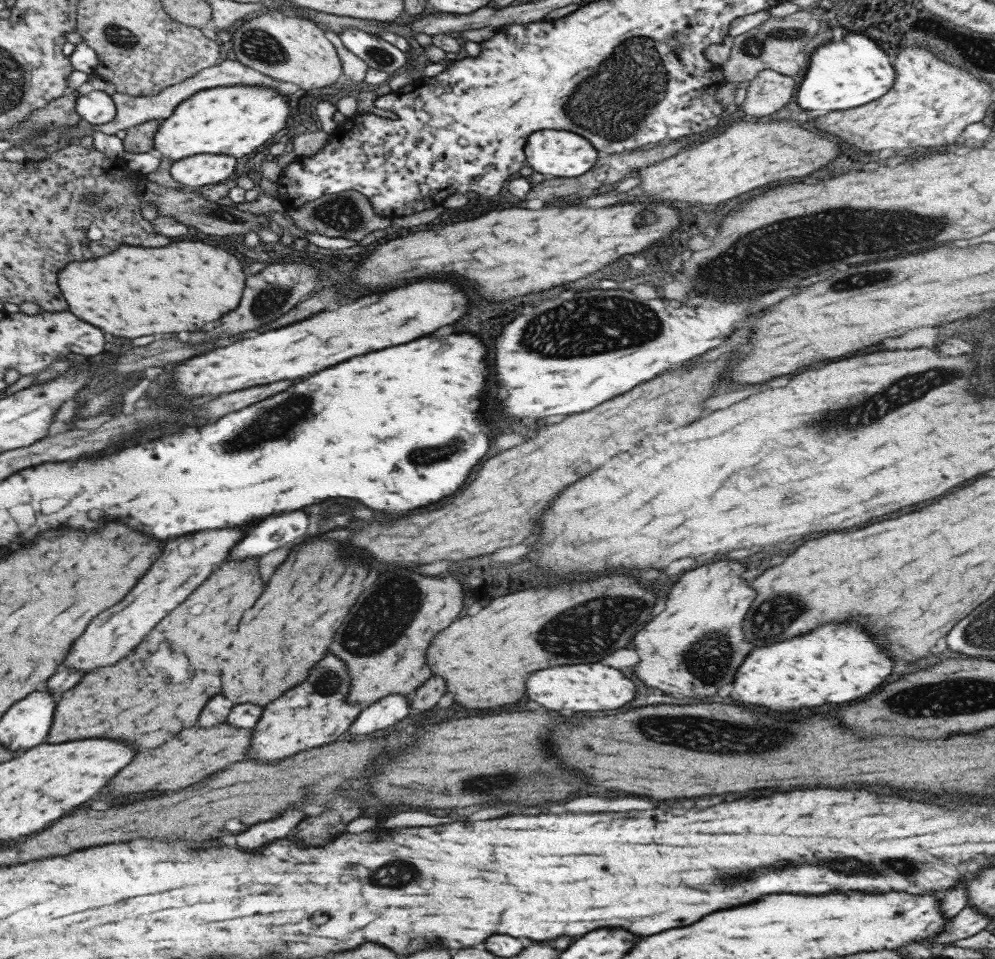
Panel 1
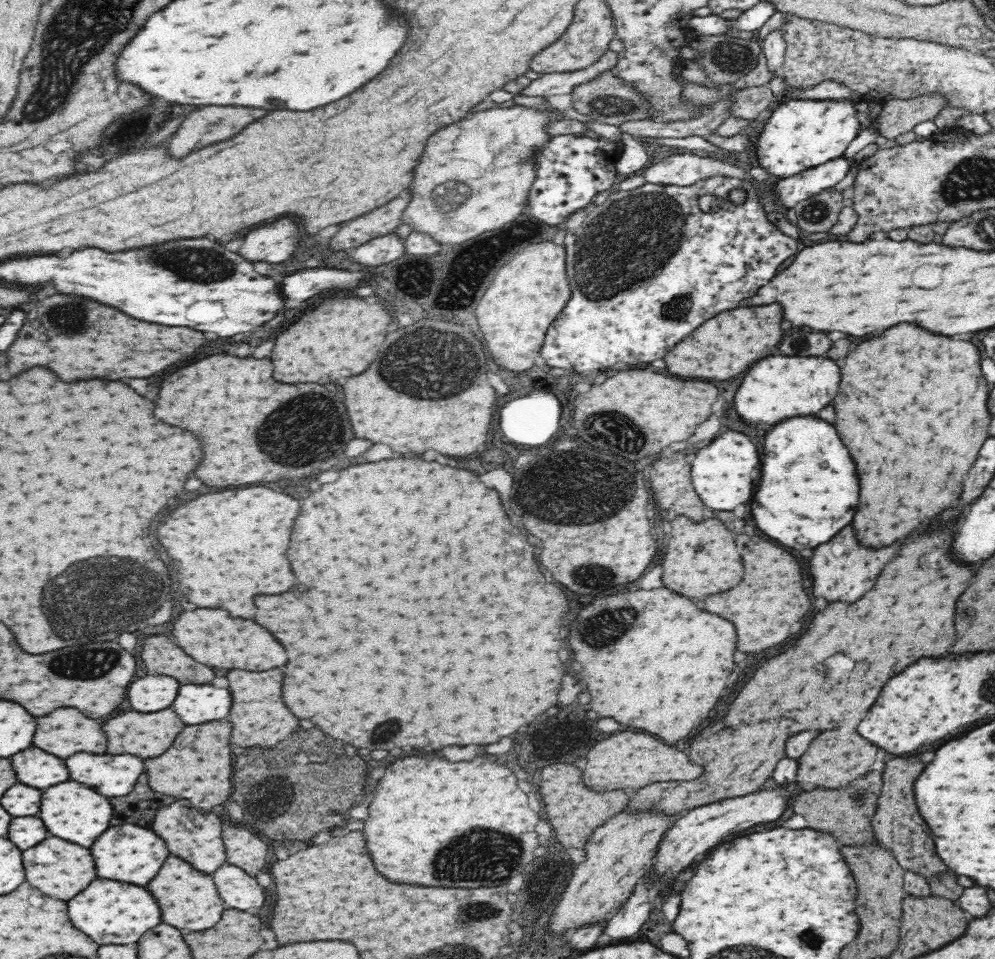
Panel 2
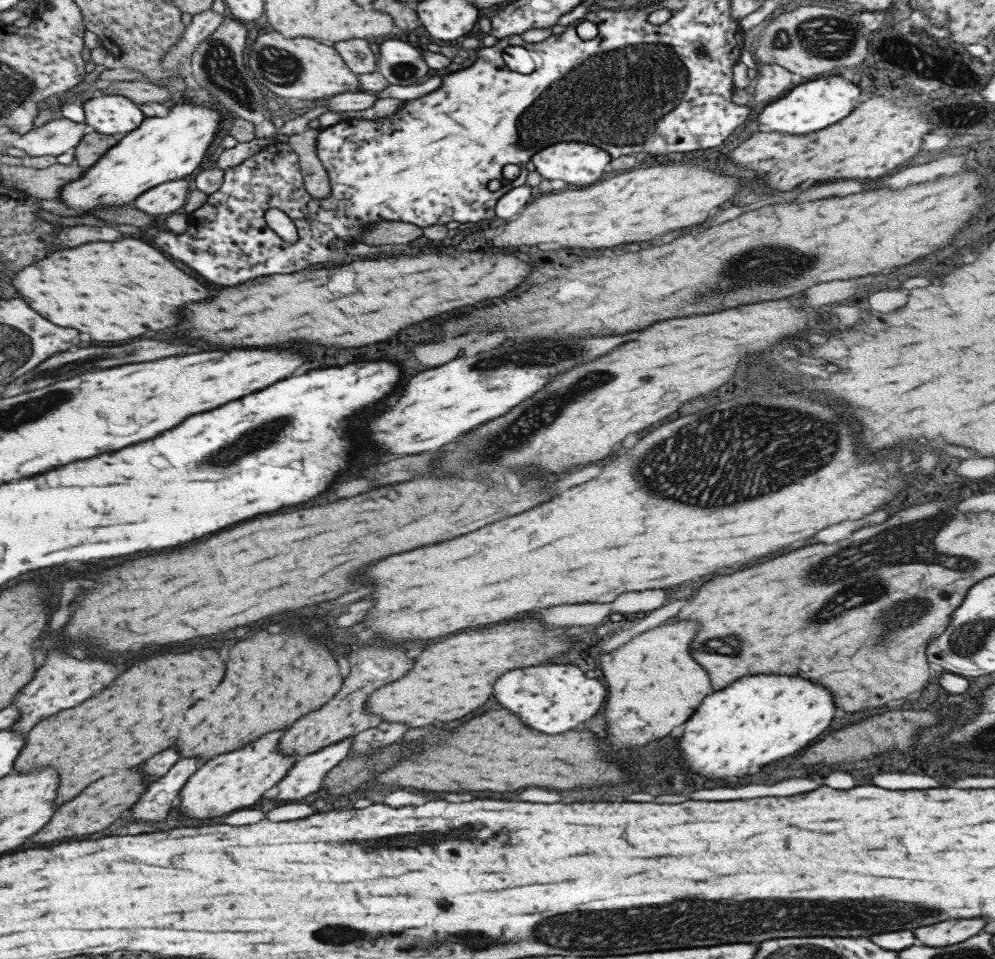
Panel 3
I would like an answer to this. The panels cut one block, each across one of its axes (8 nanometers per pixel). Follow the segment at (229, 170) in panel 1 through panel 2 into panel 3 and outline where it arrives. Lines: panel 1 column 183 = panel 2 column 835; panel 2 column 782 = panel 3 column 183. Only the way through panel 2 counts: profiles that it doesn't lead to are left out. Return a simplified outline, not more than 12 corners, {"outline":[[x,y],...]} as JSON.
{"outline":[[191,178],[162,182],[132,204],[148,215],[181,211]]}

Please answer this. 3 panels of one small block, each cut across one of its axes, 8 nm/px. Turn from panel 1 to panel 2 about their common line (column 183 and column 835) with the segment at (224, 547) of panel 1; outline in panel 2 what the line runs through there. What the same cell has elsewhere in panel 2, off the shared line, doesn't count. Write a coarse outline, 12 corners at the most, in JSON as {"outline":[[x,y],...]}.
{"outline":[[854,524],[816,548],[812,590],[854,602],[896,556],[862,546]]}

